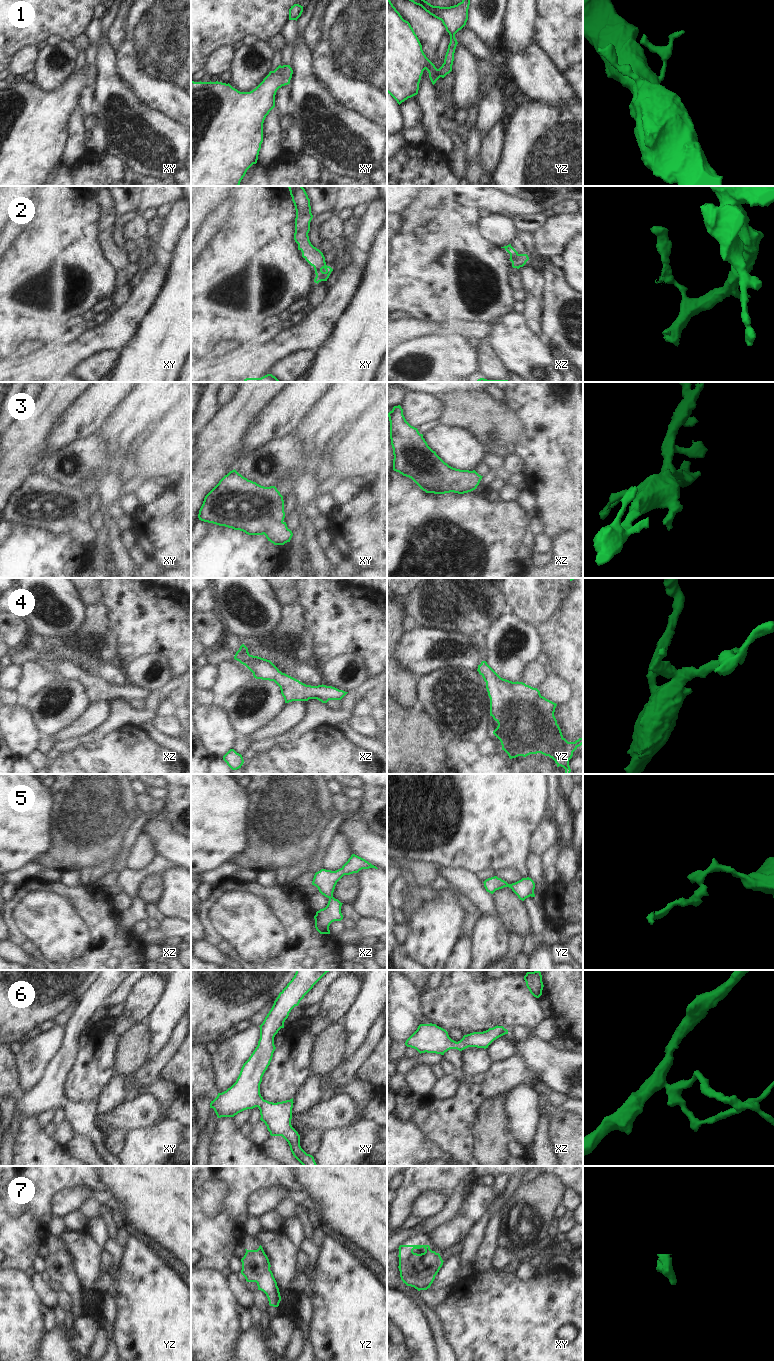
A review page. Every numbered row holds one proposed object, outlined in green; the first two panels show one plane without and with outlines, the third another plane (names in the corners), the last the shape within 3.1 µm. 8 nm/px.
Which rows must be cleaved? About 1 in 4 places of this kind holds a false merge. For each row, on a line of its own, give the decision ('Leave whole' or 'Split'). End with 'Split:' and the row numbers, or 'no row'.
1: Leave whole
2: Split
3: Leave whole
4: Leave whole
5: Leave whole
6: Leave whole
7: Leave whole
Split: 2.

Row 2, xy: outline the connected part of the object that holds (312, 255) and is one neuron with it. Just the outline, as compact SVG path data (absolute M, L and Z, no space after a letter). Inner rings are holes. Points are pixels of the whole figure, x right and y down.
M288 186L288 188L296 210L294 240L298 244L298 250L302 252L302 257L314 267L316 274L327 265L323 253L309 240L308 233L313 218L310 199L302 186Z

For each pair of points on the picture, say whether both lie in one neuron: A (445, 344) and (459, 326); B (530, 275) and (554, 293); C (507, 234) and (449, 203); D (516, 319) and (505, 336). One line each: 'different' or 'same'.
A: different
B: different
C: different
D: same

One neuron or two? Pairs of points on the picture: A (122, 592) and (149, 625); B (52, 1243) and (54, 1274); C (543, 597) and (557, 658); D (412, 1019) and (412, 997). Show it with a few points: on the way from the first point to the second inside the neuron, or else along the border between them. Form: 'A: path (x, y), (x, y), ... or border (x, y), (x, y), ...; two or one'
A: path (125, 600), (142, 617); one
B: path (54, 1251), (54, 1266); one
C: border (561, 598), (559, 606), (537, 627); two
D: path (412, 1014), (412, 1002); one

